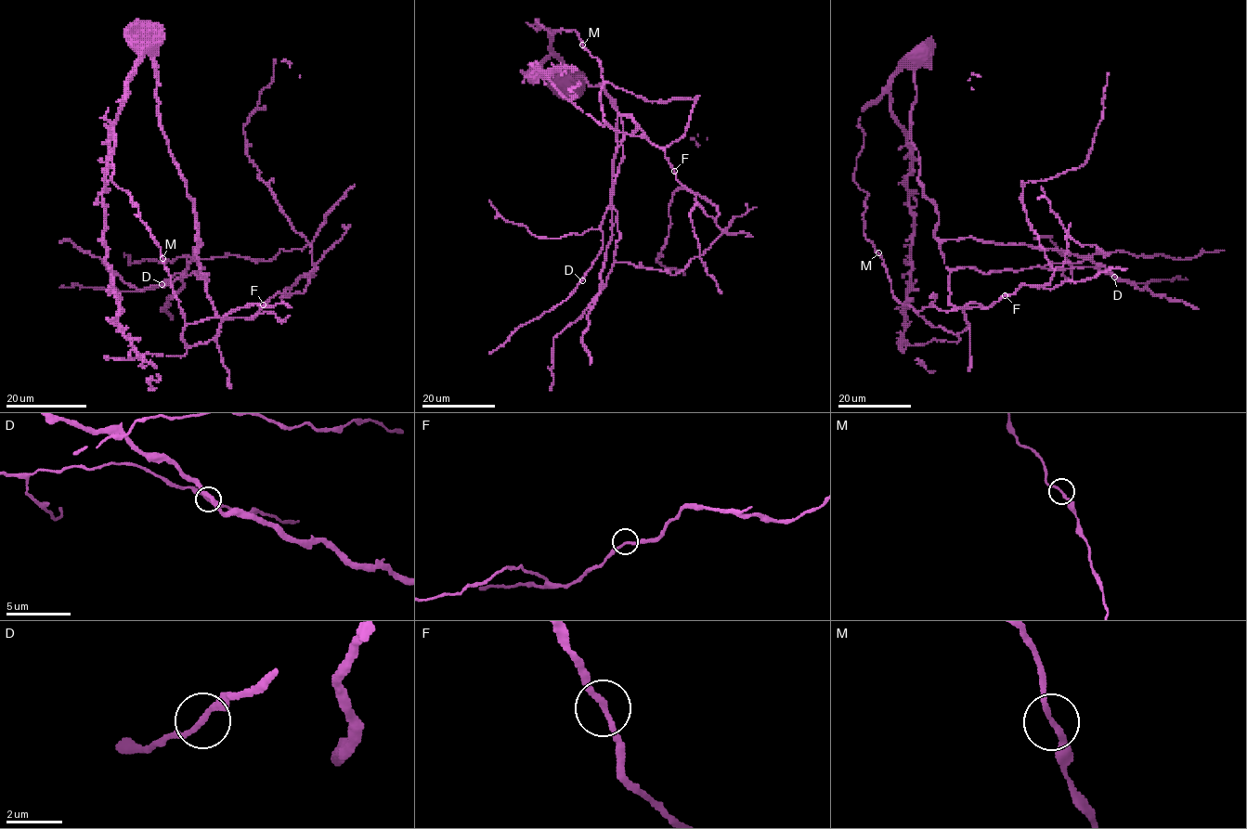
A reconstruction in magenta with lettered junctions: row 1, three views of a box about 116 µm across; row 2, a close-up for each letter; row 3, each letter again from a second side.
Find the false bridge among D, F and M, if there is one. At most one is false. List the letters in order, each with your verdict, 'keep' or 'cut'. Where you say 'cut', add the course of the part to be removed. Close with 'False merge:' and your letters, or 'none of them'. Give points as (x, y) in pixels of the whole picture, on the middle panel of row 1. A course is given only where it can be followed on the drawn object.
D: keep
F: keep
M: keep
False merge: none of them

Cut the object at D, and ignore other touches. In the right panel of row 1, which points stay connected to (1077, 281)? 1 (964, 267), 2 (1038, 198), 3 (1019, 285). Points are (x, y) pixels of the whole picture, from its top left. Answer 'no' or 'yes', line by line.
1: no
2: no
3: yes

